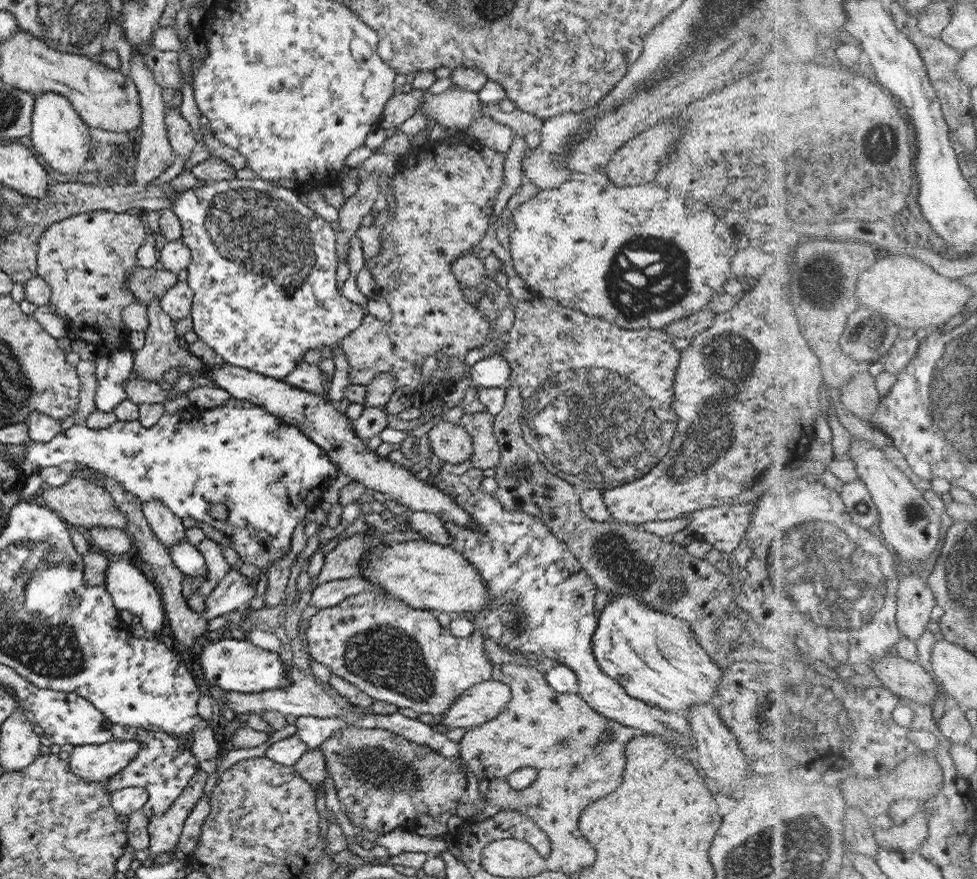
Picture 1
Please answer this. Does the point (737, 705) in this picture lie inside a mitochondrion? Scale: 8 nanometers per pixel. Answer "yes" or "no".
yes

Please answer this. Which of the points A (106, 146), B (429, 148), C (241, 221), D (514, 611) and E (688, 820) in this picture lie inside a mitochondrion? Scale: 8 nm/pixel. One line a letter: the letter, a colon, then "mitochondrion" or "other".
A: mitochondrion
B: other
C: mitochondrion
D: mitochondrion
E: other

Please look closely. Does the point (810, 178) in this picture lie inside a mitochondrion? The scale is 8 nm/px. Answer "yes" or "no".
yes

